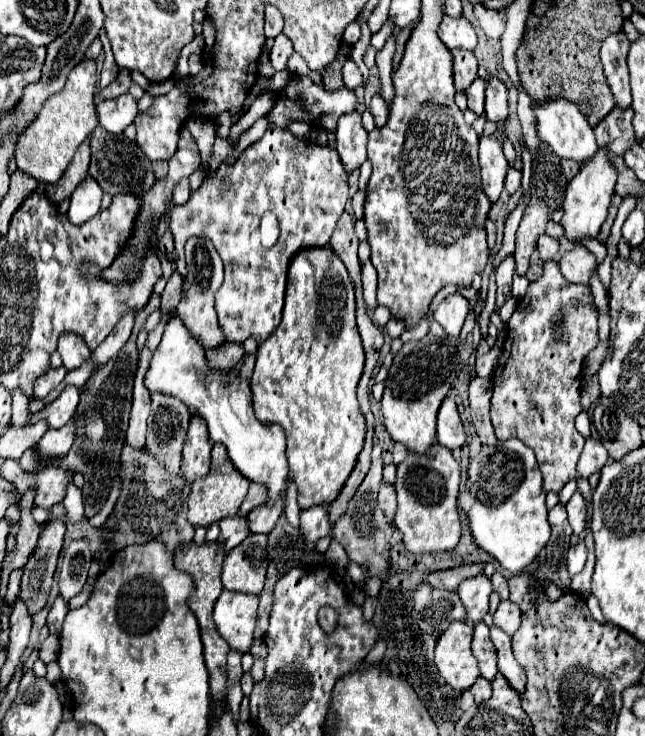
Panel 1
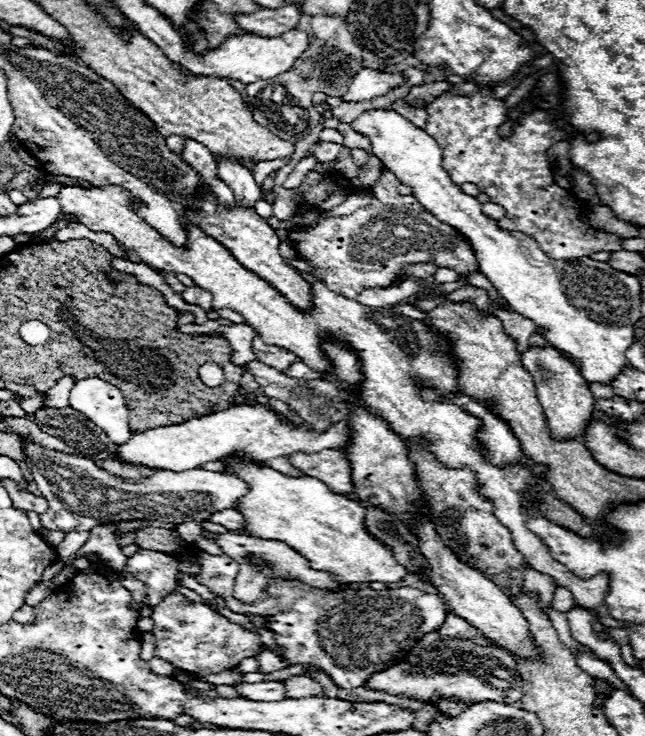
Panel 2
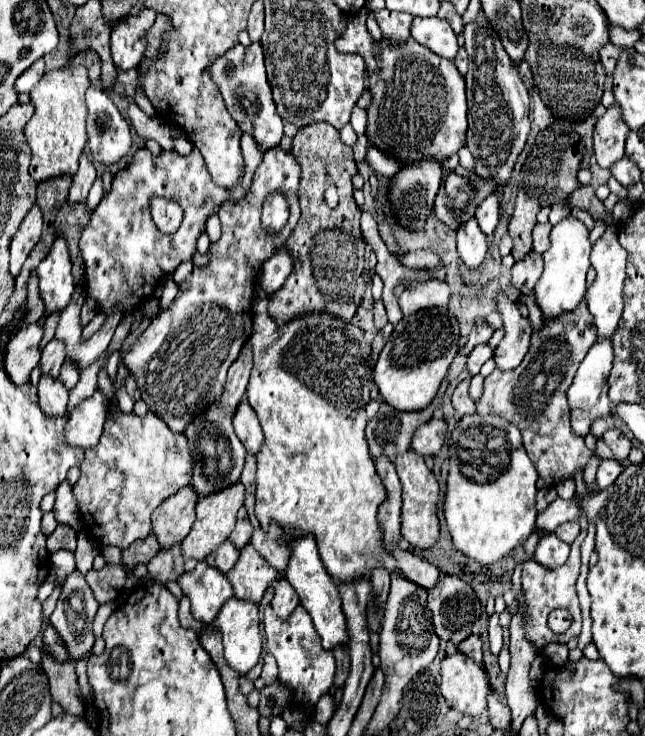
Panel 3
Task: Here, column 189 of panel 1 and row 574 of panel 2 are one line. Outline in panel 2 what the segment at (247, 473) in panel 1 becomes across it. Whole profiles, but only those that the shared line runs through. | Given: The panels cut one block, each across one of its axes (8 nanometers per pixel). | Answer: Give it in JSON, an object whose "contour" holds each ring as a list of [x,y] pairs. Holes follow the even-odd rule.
{"contour":[[[230,458],[230,474],[238,474],[250,484],[250,492],[240,500],[240,510],[248,520],[248,536],[280,540],[308,558],[314,570],[328,570],[336,582],[400,582],[406,570],[392,558],[390,550],[374,540],[364,528],[366,508],[360,502],[328,490],[316,478],[288,478],[272,468],[258,466],[248,458]]]}

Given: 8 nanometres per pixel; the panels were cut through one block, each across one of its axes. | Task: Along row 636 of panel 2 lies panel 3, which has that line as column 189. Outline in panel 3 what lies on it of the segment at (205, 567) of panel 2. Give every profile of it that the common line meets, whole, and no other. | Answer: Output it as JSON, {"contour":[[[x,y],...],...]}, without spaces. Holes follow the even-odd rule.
{"contour":[[[280,148],[268,150],[252,176],[252,186],[248,194],[244,196],[244,200],[224,202],[220,206],[218,216],[222,222],[222,236],[216,244],[210,246],[210,264],[206,268],[196,268],[196,272],[192,272],[180,284],[178,296],[174,298],[172,306],[166,312],[158,314],[150,322],[150,326],[136,338],[136,344],[132,344],[122,354],[122,364],[136,378],[142,400],[176,434],[184,432],[186,424],[190,424],[194,416],[202,414],[222,394],[222,388],[226,382],[226,370],[238,358],[242,346],[248,342],[252,334],[252,288],[254,288],[256,274],[260,272],[262,264],[272,256],[274,248],[280,246],[292,232],[292,230],[280,230],[276,232],[276,236],[268,236],[268,232],[264,232],[260,224],[260,212],[268,194],[284,192],[288,202],[296,200],[296,220],[298,220],[300,218],[298,192],[296,192],[298,180],[300,180],[300,166],[296,164],[294,156]]]}

